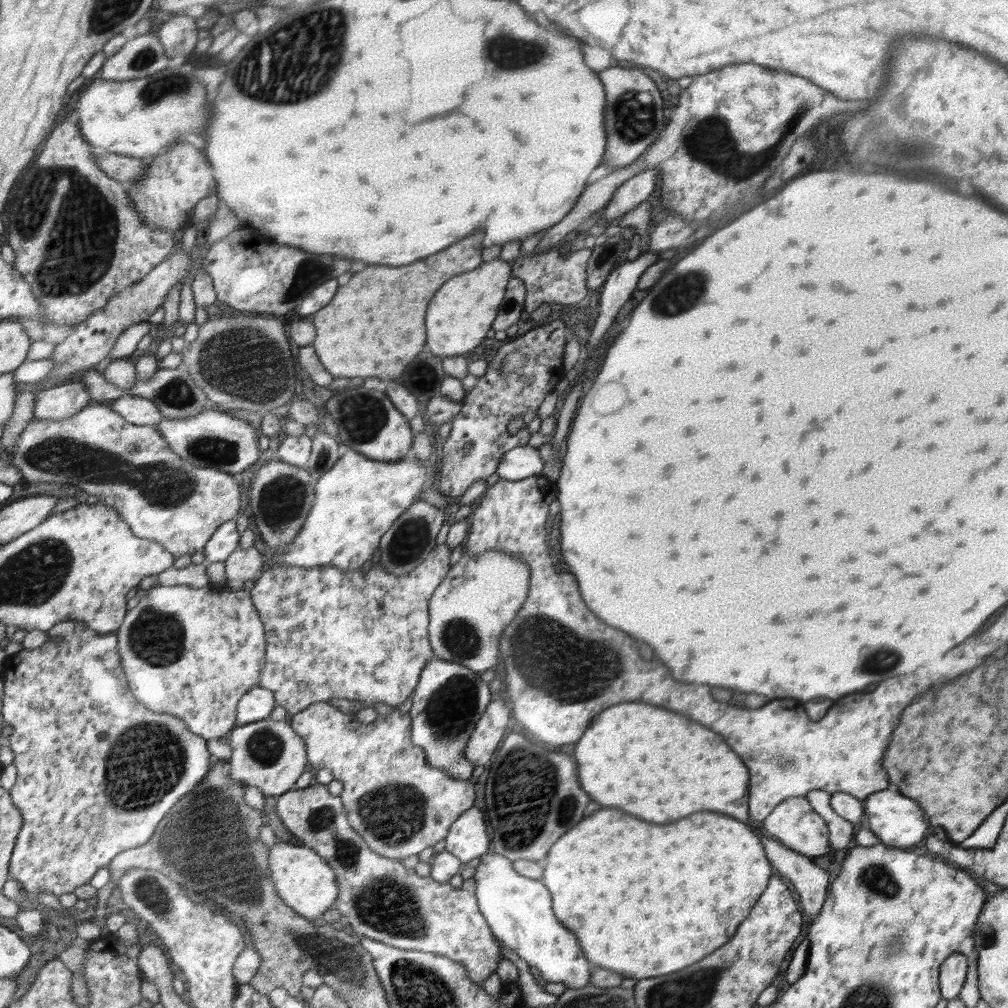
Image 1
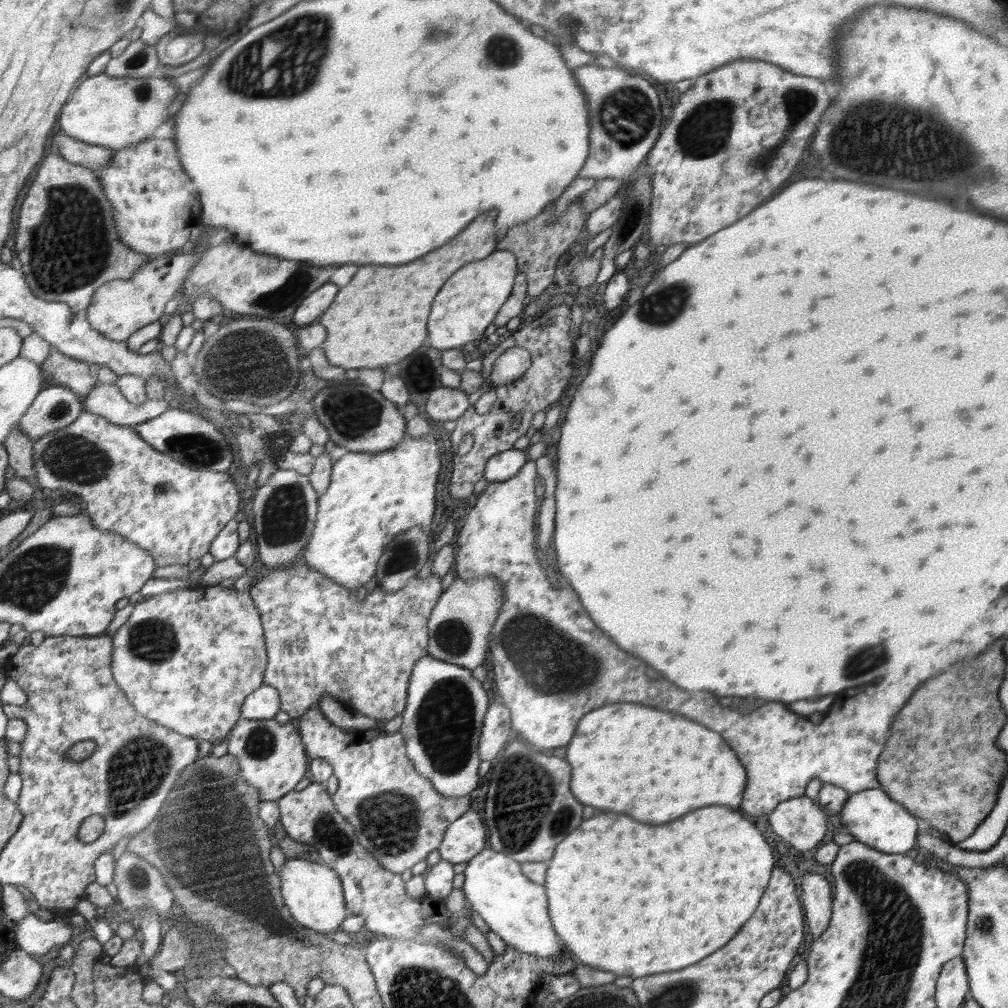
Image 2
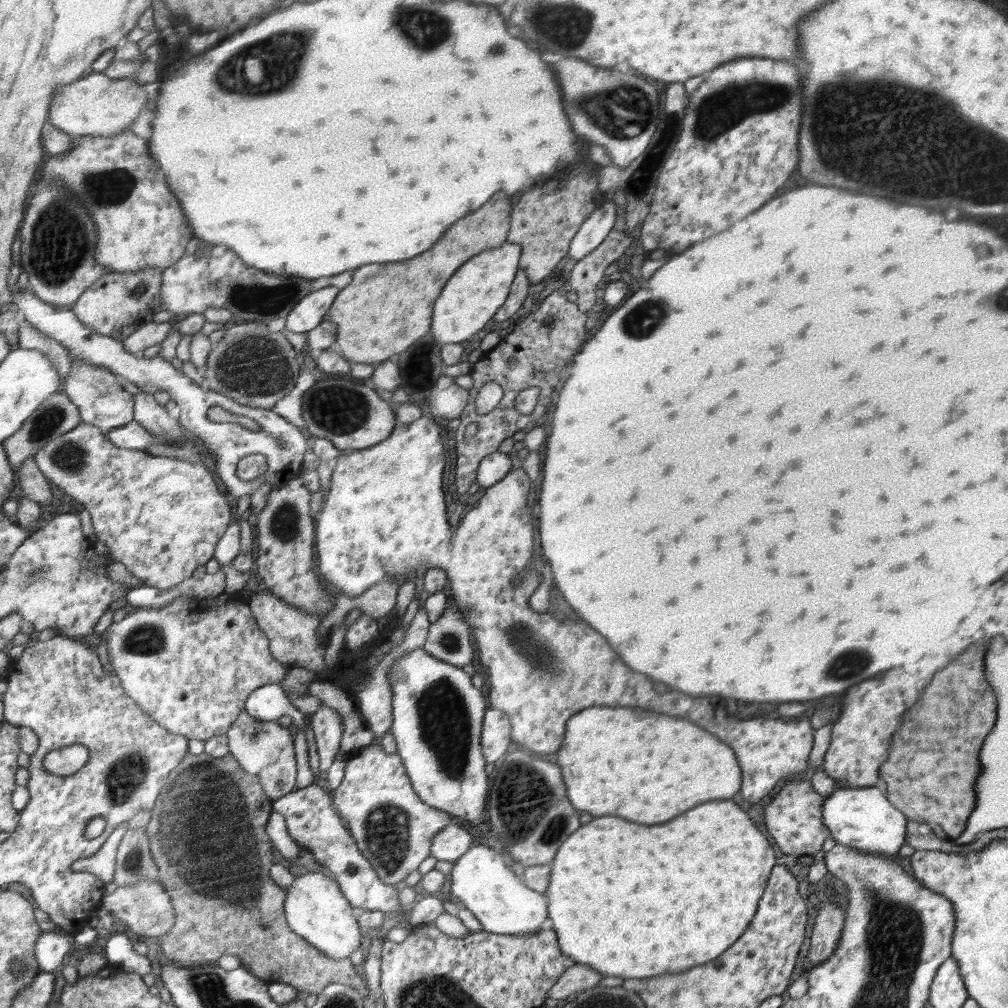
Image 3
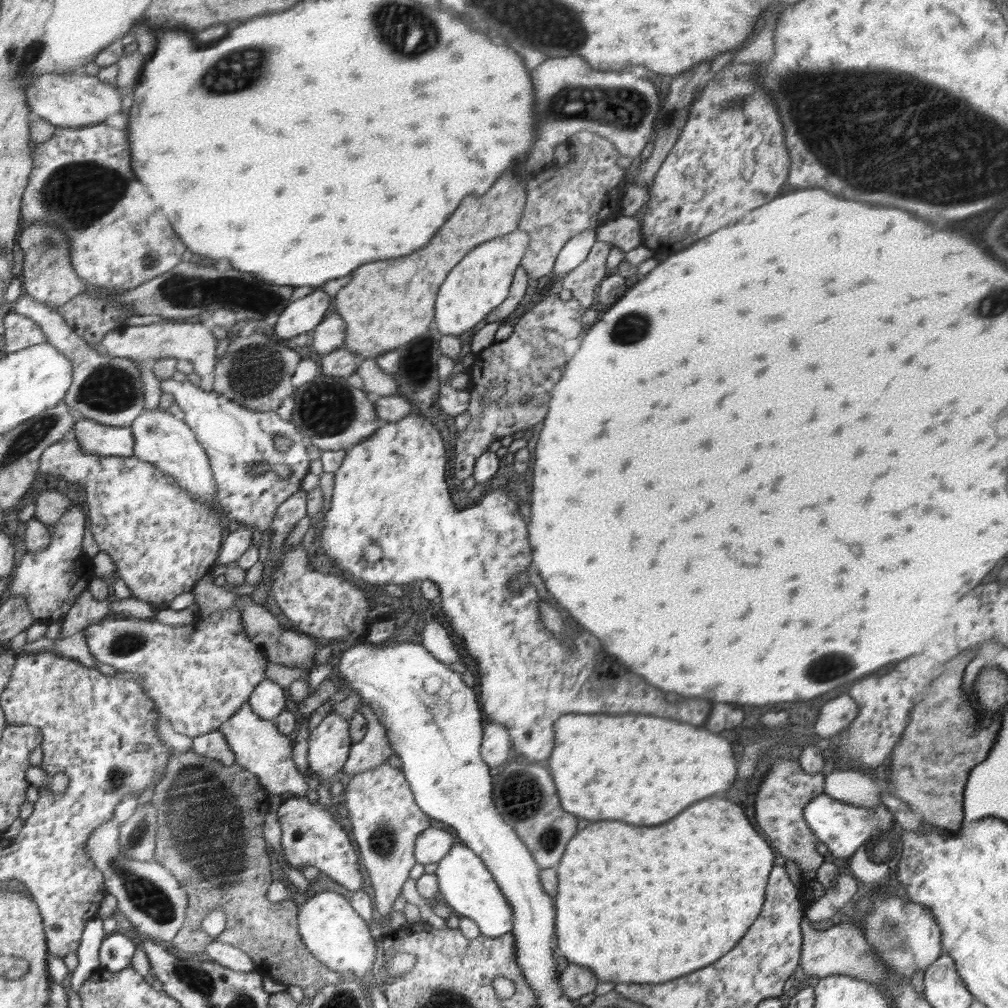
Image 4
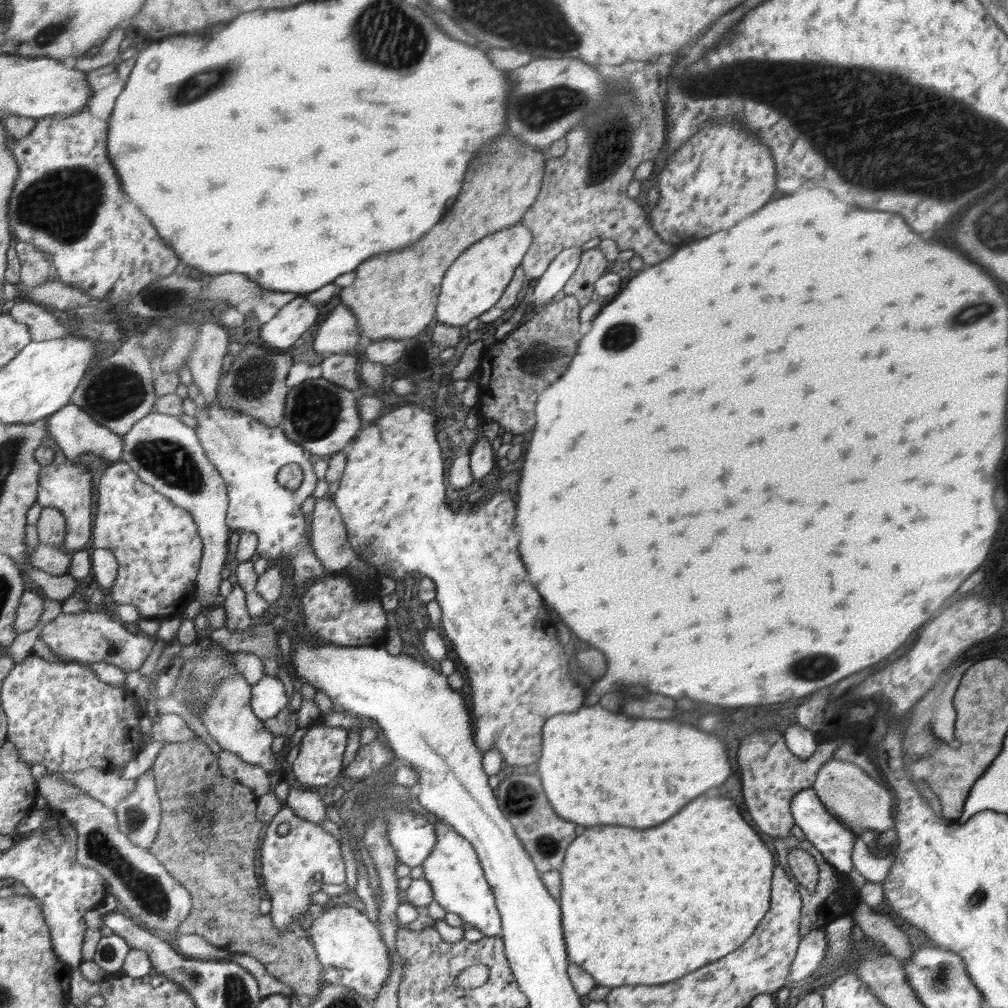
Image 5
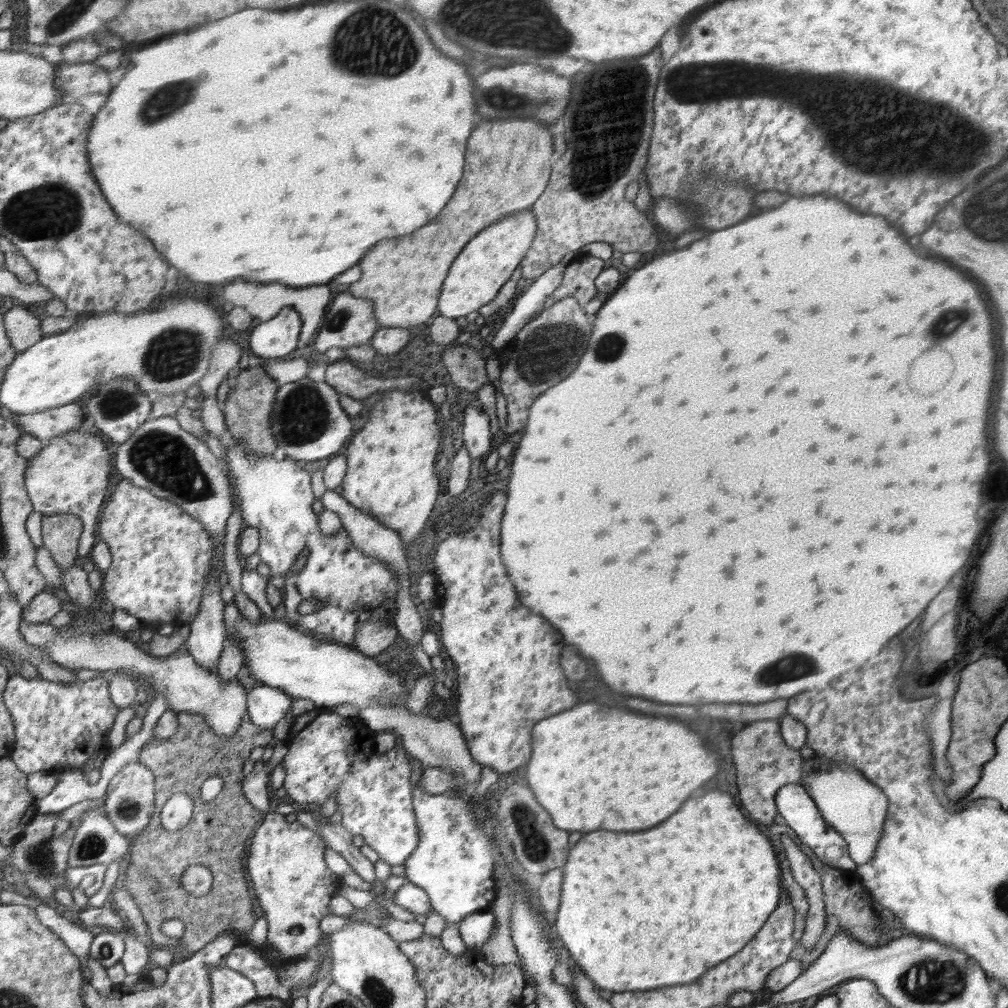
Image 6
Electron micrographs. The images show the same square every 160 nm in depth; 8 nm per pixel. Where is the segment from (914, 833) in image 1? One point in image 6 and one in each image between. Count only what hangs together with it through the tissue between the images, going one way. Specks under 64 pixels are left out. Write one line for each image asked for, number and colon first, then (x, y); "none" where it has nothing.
2: (872, 817)
3: (863, 818)
4: (843, 827)
5: (829, 836)
6: (793, 802)

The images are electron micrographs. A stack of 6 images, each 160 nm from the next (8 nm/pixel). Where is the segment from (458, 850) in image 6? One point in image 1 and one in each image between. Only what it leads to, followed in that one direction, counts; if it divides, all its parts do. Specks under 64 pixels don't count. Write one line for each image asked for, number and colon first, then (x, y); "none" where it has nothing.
1: (517, 908)
2: (516, 909)
3: (483, 882)
4: (466, 884)
5: (454, 871)

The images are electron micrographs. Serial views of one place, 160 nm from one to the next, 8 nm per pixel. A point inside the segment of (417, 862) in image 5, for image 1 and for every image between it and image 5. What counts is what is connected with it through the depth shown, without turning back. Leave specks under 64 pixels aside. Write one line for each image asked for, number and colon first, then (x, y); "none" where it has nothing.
1: (467, 839)
2: (465, 839)
3: (453, 841)
4: (433, 844)

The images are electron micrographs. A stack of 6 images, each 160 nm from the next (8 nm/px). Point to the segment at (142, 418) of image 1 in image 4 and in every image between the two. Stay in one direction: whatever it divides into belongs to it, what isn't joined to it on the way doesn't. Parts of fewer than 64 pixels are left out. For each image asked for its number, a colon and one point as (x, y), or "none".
2: (108, 401)
3: (102, 401)
4: (102, 390)

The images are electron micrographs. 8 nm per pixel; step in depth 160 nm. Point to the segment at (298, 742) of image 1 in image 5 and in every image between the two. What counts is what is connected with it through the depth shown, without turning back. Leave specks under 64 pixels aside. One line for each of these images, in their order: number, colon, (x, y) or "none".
2: (271, 757)
3: (264, 749)
4: (258, 747)
5: (229, 718)

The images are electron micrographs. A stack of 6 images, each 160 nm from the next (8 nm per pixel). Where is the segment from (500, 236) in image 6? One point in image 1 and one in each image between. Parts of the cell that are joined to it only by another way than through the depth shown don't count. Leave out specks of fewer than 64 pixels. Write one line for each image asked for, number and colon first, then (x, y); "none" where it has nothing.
1: (464, 311)
2: (468, 305)
3: (473, 297)
4: (481, 283)
5: (476, 283)

